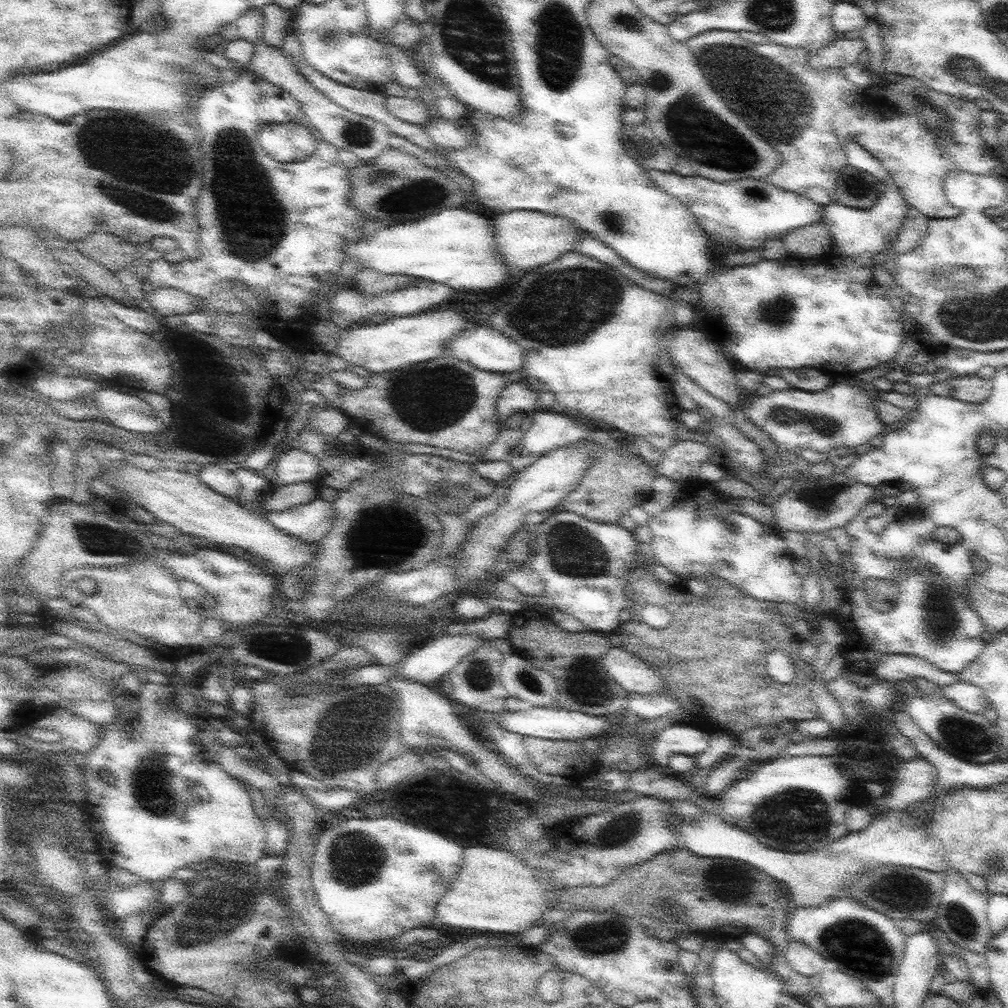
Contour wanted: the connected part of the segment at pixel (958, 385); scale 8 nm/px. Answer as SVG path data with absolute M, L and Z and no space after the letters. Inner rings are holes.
M972 375L964 378L956 377L936 382L930 386L928 396L944 396L944 398L956 398L962 404L974 406L984 403L991 396L992 382L984 380L980 376Z

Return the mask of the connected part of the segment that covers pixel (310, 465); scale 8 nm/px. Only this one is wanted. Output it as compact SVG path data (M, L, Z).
M295 446L284 453L277 462L276 487L310 482L319 476L321 464L319 458Z

